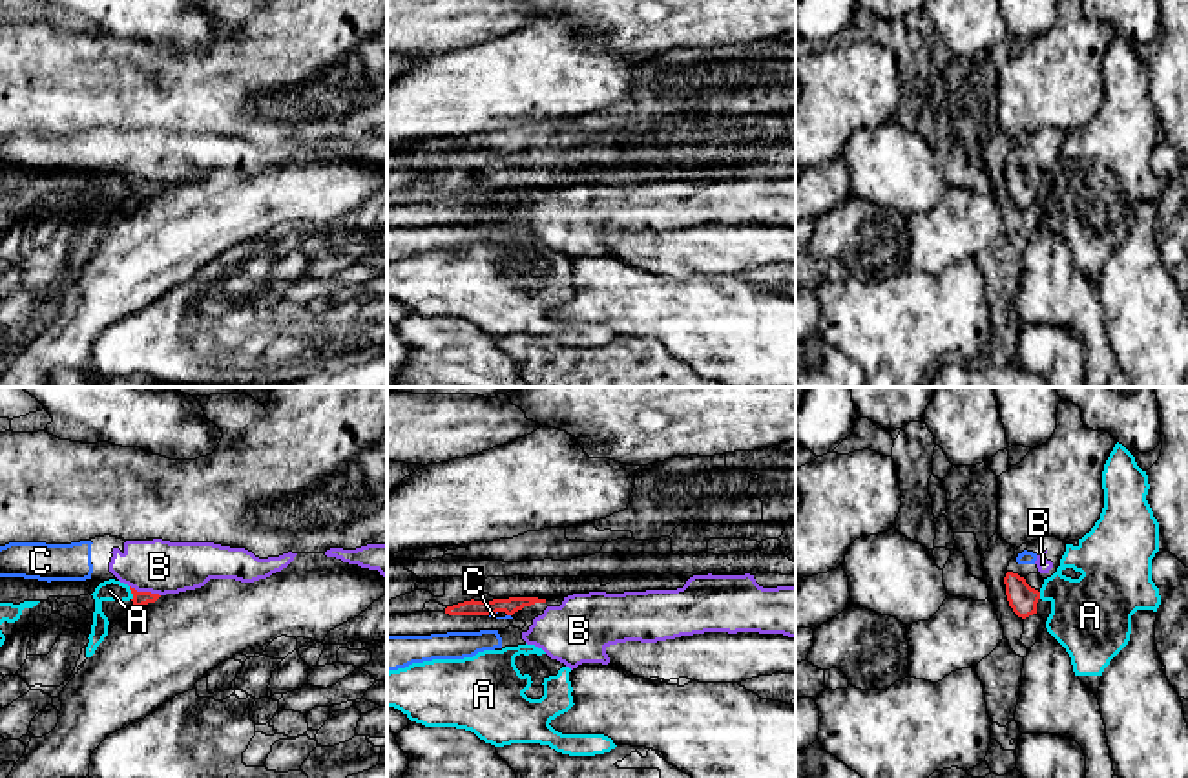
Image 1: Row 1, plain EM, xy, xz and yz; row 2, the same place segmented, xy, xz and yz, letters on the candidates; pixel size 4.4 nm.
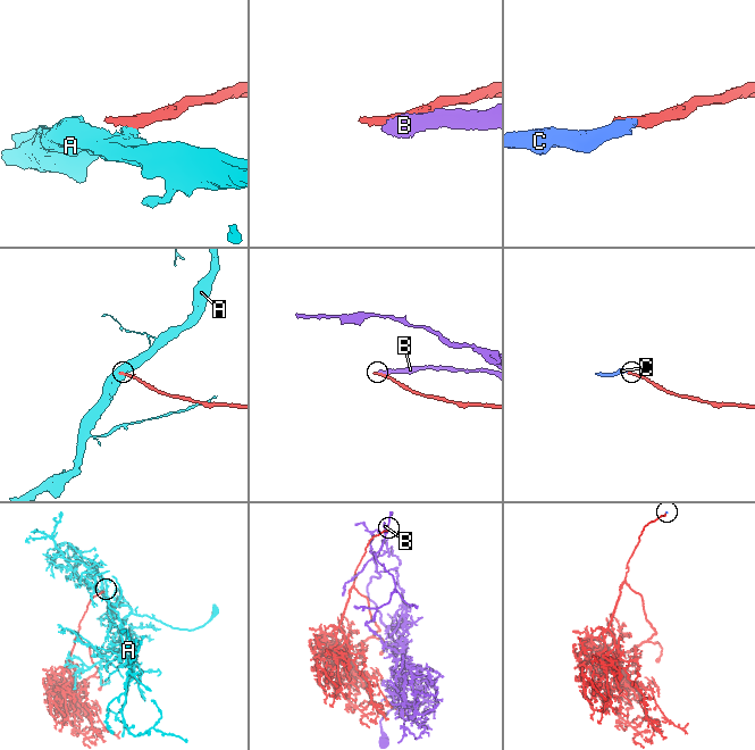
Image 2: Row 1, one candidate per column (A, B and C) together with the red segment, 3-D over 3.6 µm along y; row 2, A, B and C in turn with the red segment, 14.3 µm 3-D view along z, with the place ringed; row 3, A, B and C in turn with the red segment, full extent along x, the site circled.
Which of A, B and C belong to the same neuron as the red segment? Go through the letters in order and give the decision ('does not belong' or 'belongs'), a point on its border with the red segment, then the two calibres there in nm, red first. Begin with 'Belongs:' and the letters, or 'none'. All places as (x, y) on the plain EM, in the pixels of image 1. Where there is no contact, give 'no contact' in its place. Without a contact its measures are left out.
Belongs: none
A: does not belong; meets red in xy at (132, 183); 60 nm thick on the red side, 100 nm on the other
B: does not belong; meets red in xy at (145, 183); 60 nm thick on the red side, 240 nm on the other
C: does not belong; meets red in xz at (493, 203); 70 nm thick on the red side, 20 nm on the other

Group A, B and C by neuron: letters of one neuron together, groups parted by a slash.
A / B C

